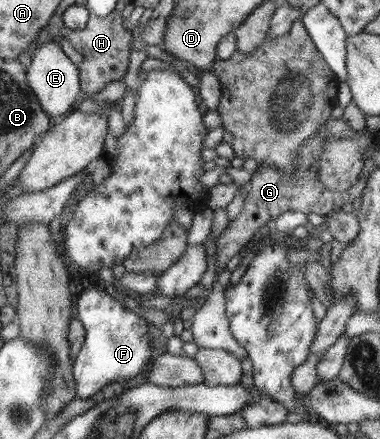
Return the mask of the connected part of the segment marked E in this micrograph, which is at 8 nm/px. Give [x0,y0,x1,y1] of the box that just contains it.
[26,43,84,121]

